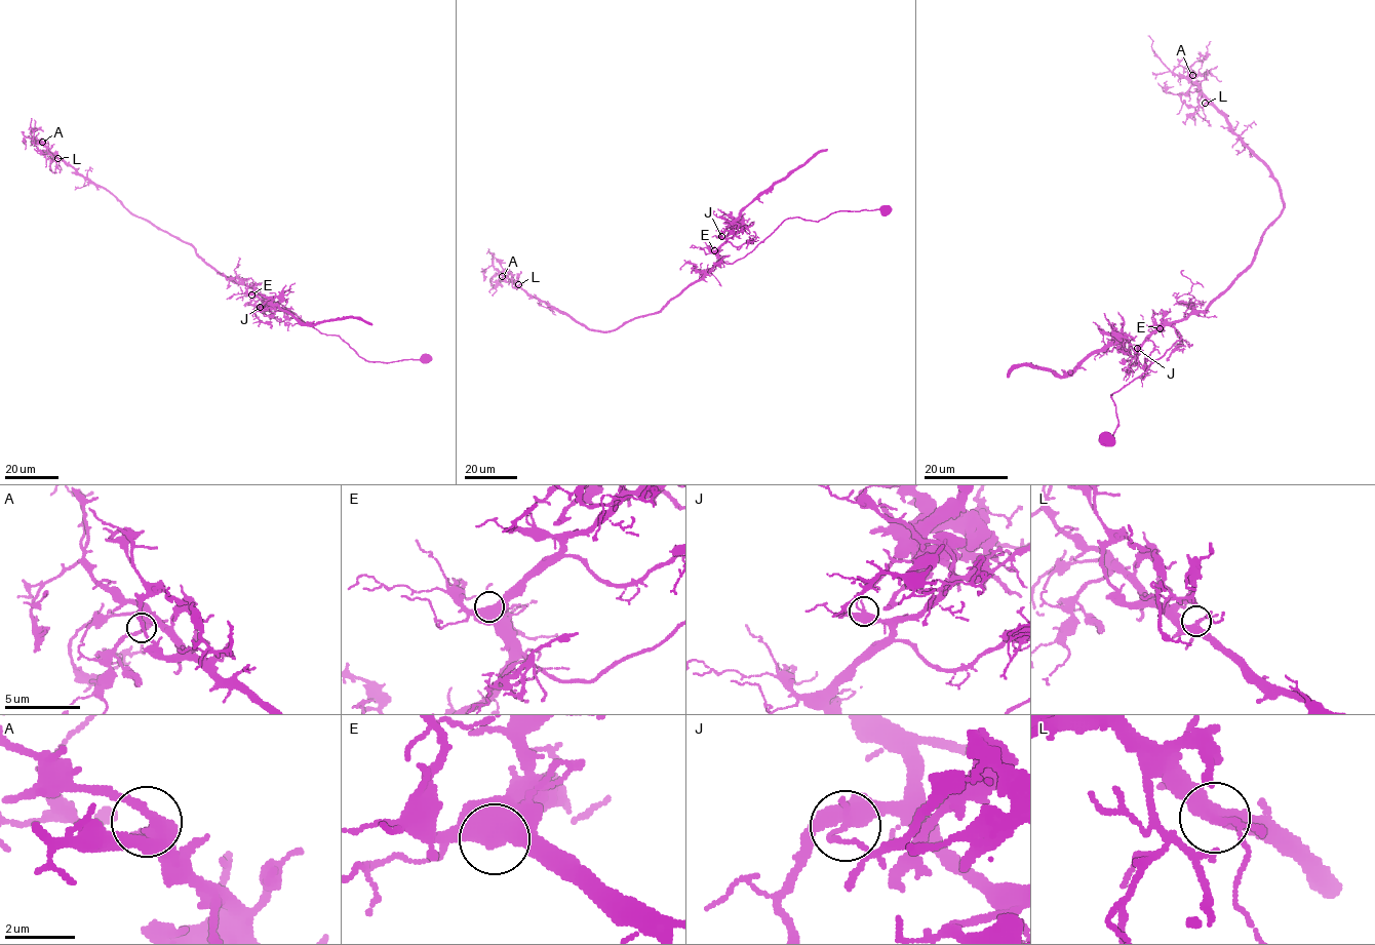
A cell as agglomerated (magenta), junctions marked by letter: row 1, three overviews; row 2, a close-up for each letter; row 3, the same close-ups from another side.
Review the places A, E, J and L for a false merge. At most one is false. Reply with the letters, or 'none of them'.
J

